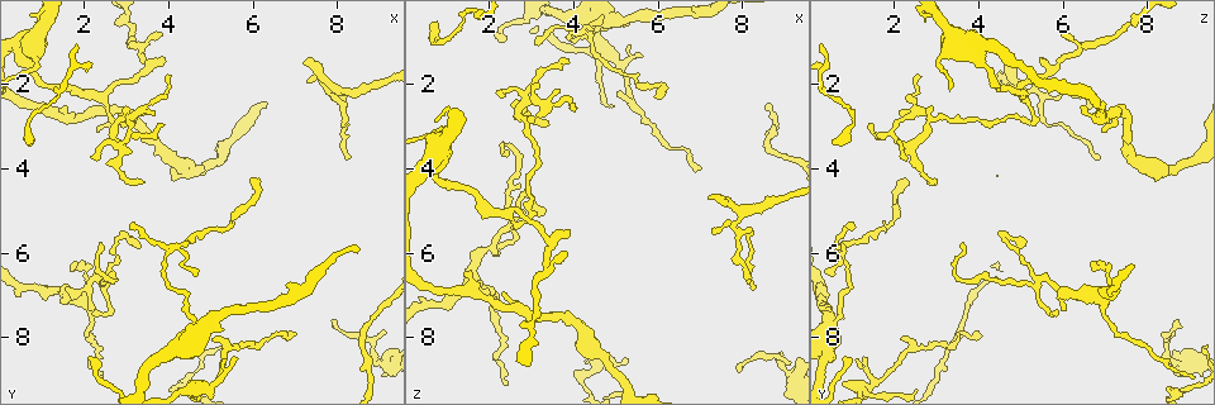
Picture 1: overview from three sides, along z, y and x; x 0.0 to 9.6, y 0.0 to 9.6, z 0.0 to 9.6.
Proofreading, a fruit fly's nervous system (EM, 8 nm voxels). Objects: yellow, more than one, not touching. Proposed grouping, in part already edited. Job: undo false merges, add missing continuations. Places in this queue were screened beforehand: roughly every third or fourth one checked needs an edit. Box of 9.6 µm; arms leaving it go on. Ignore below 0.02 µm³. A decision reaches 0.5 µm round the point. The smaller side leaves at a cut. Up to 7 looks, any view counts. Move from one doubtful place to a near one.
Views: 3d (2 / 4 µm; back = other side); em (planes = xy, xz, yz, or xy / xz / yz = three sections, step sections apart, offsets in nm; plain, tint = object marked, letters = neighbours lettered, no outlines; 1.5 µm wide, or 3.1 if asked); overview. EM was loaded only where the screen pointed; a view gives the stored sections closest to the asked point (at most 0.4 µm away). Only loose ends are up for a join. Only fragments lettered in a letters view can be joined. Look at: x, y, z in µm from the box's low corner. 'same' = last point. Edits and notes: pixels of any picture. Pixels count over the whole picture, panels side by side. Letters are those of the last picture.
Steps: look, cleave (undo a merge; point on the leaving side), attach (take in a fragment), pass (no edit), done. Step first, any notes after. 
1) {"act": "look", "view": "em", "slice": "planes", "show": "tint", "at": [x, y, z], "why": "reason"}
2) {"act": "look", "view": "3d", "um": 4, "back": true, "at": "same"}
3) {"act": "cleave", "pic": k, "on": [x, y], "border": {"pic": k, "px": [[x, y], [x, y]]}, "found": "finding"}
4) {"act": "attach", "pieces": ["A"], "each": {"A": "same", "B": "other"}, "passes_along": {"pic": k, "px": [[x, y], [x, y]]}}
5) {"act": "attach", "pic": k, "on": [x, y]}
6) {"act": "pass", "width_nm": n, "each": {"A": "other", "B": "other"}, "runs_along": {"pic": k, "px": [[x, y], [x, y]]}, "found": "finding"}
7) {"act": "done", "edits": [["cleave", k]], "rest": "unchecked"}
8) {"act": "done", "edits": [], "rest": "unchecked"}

{"act": "look", "view": "3d", "um": 4, "at": [3.40, 4.35, 3.00], "why": "thin end"}

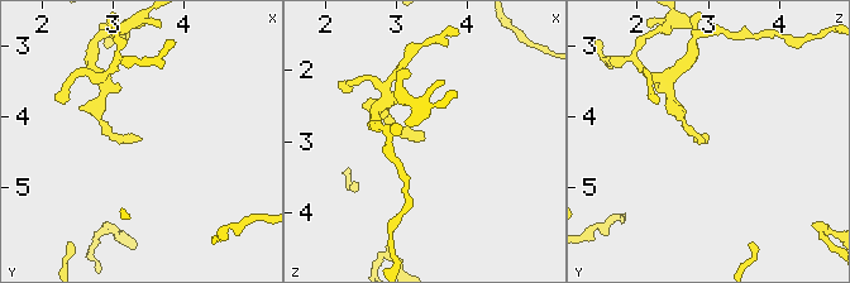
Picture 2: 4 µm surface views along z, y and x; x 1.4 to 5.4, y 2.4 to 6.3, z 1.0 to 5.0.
{"act": "look", "view": "em", "slice": "planes", "show": "letters", "at": [3.35, 4.35, 2.95], "why": "now the EM"}

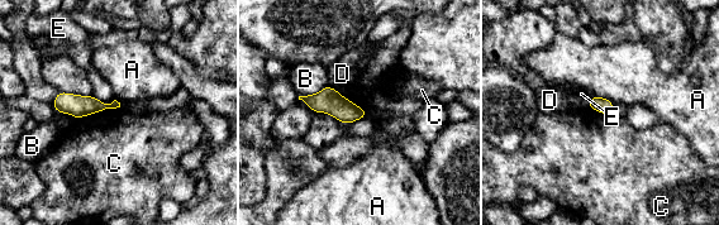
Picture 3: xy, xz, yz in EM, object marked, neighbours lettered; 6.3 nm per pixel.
{"act": "pass", "each": {"A": "other", "B": "other", "C": "other", "D": "other", "E": "other"}, "found": "no lettered fragment goes on from it"}

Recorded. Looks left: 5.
{"act": "look", "view": "em", "slice": "planes", "show": "tint", "at": [4.25, 5.80, 0.70], "why": "sharp bend"}

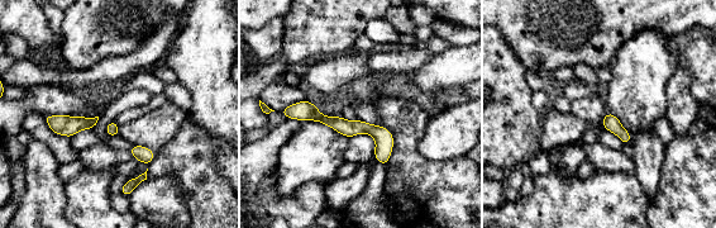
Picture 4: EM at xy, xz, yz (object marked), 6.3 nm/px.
{"act": "look", "view": "em", "slice": "planes", "show": "letters", "at": "same"}

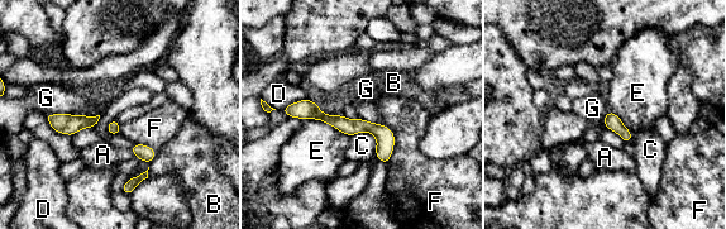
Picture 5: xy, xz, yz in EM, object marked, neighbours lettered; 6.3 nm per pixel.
{"act": "pass", "width_nm": 50, "each": {"A": "other", "B": "other", "C": "other", "D": "other", "E": "other", "F": "other", "G": "other"}, "runs_along": {"pic": 5, "px": [[287, 110], [371, 127], [387, 154]]}, "found": "continuous, no second neuron"}

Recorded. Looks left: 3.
{"act": "look", "view": "3d", "um": 4, "at": [8.15, 2.50, 6.65], "why": "tapers out"}

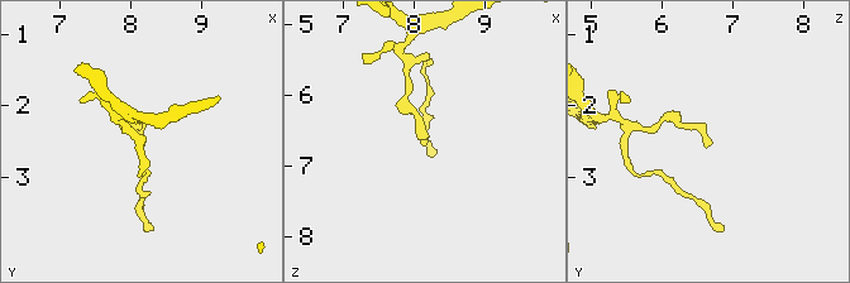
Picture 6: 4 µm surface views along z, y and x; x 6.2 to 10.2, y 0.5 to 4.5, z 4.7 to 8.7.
{"act": "look", "view": "em", "slice": "xy", "step": 8, "show": "tint", "at": [8.15, 2.55, 6.60], "why": "need the tissue"}

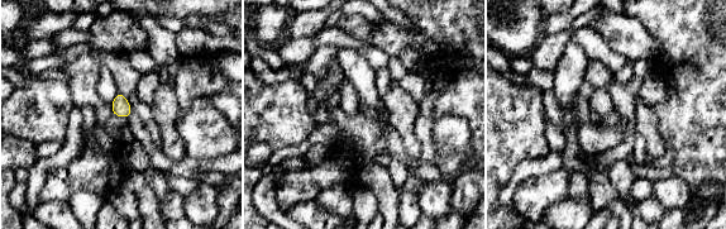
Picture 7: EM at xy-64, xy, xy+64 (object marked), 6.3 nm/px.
{"act": "look", "view": "em", "slice": "planes", "show": "letters", "at": "same", "why": "another direction"}

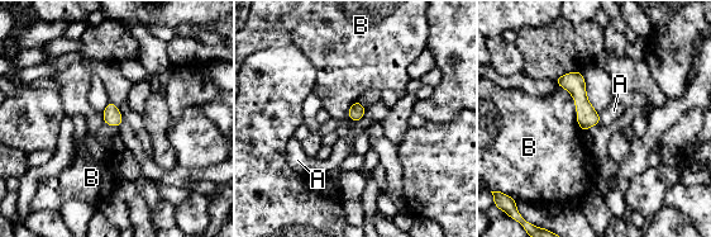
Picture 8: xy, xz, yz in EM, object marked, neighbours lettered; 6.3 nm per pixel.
{"act": "pass", "each": {"A": "other", "B": "other"}, "border": {"pic": 8, "px": [[561, 86], [573, 100], [582, 132]]}, "found": "no lettered fragment goes on from it"}

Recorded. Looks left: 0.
{"act": "done", "edits": [], "rest": "unchecked"}

